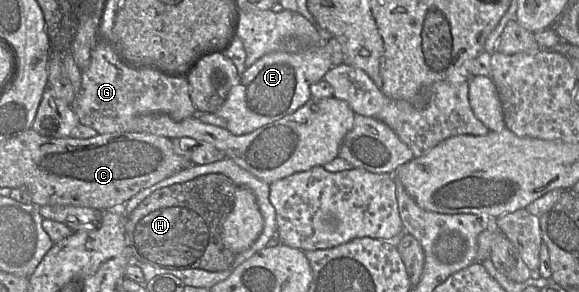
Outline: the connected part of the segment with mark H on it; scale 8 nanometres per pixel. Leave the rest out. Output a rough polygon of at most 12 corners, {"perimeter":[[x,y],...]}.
{"perimeter":[[209,173],[125,216],[131,261],[221,272],[237,188]]}

